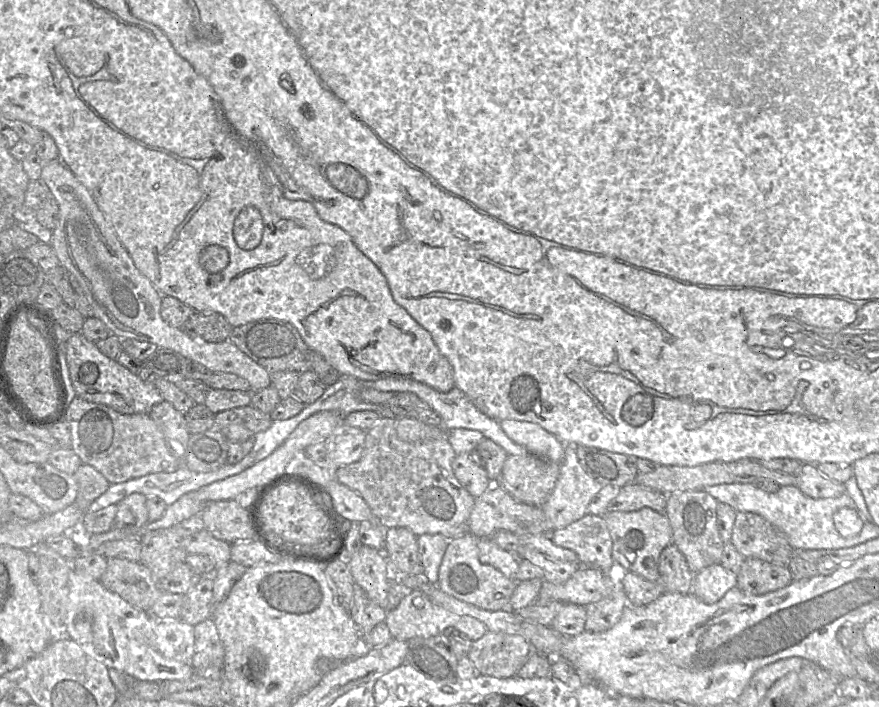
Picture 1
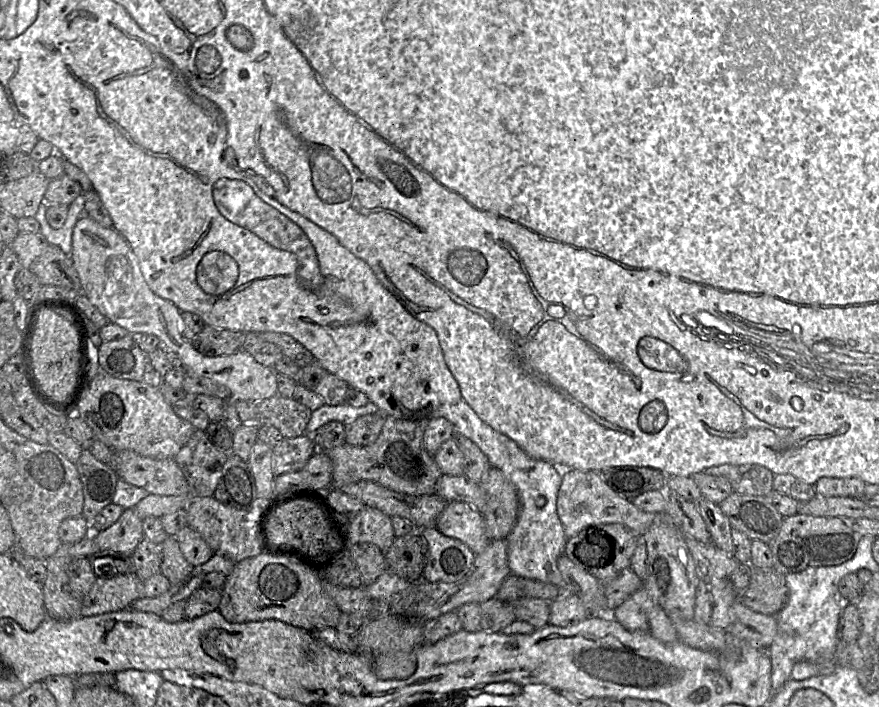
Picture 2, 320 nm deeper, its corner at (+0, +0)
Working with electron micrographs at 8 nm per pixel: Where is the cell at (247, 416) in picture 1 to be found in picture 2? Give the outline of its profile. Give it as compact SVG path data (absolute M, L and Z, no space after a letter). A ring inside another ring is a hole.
M273 396L255 403L258 423L279 430L284 438L305 434L312 411L293 398Z

